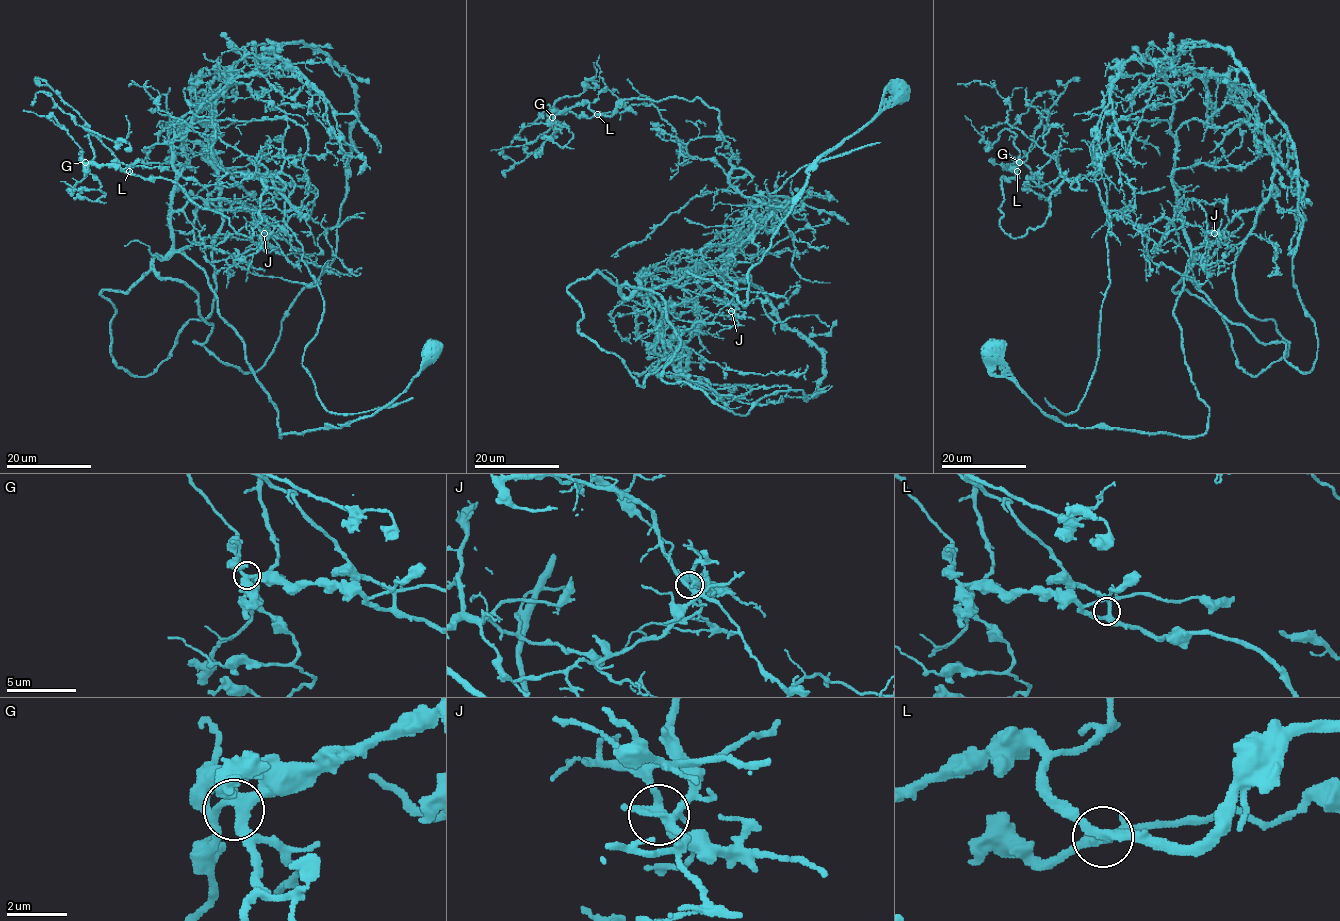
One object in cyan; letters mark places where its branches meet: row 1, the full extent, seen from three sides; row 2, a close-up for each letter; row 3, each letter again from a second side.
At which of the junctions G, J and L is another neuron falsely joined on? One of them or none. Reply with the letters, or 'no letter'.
J

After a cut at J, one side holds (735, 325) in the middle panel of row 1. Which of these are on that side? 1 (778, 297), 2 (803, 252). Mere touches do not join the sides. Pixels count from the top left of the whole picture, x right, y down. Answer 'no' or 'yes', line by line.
1: yes
2: no

